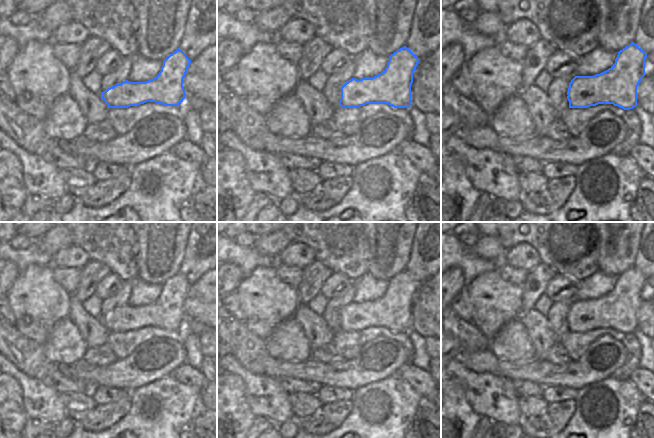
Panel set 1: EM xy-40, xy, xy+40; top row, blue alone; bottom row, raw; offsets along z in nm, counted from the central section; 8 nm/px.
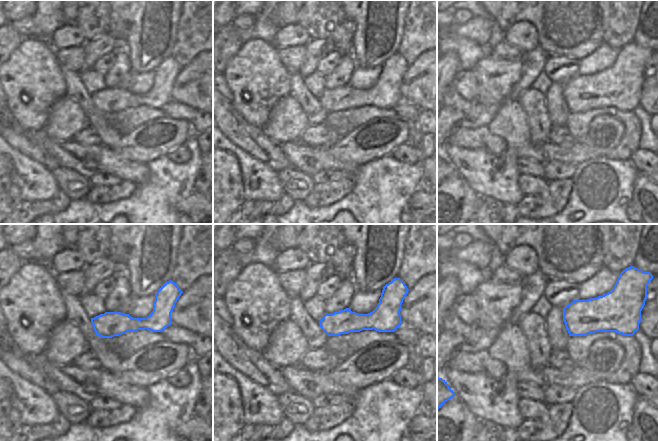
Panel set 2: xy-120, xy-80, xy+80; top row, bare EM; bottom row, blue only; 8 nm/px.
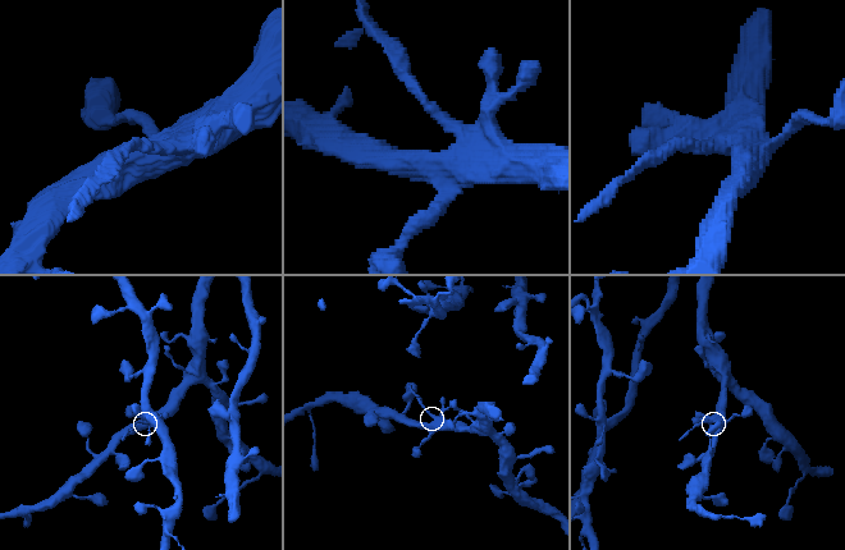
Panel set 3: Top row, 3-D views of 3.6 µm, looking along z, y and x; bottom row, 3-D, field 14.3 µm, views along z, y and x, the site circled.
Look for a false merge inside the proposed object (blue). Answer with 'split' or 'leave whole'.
split

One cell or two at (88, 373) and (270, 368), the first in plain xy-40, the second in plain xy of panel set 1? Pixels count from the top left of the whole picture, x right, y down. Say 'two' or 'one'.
one

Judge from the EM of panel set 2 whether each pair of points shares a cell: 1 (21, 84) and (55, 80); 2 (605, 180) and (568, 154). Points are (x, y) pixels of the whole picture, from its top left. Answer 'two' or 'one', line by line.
1: one
2: two

